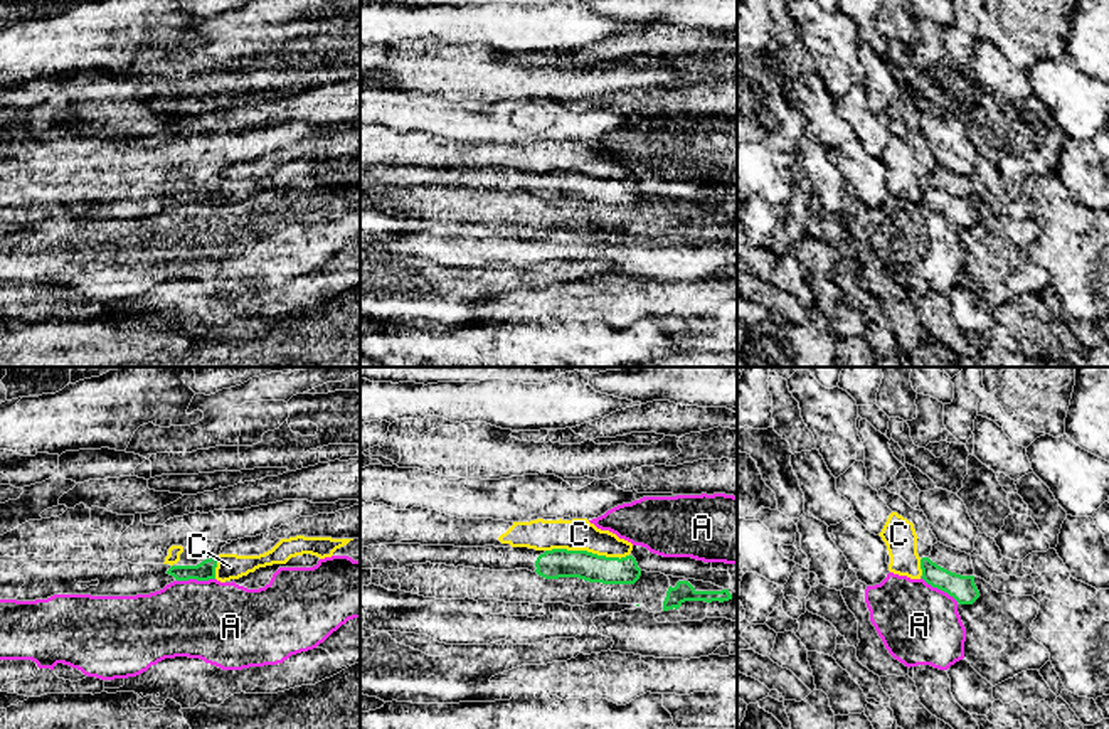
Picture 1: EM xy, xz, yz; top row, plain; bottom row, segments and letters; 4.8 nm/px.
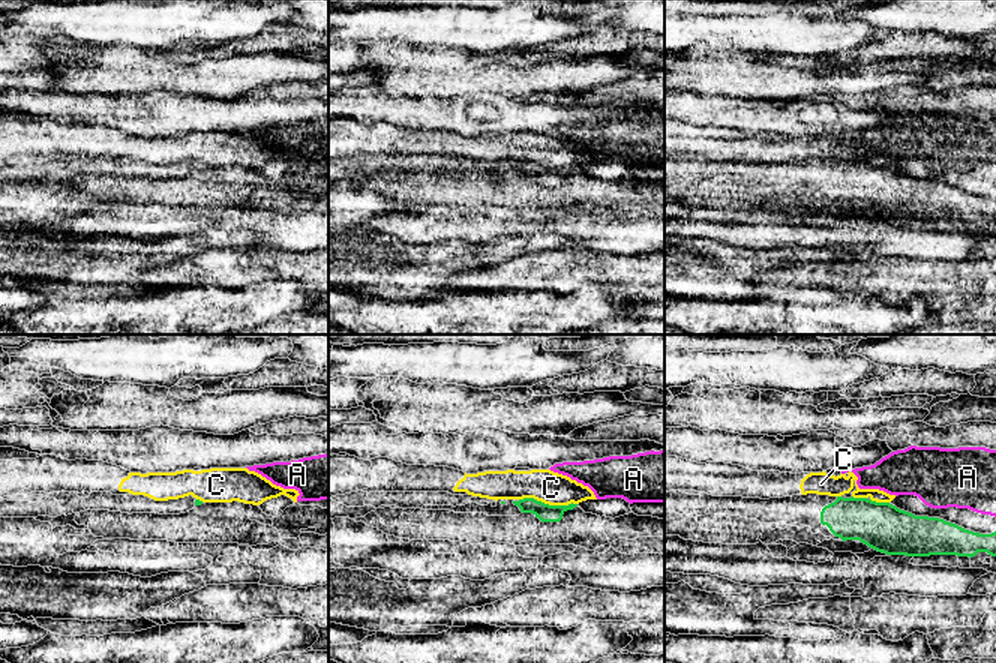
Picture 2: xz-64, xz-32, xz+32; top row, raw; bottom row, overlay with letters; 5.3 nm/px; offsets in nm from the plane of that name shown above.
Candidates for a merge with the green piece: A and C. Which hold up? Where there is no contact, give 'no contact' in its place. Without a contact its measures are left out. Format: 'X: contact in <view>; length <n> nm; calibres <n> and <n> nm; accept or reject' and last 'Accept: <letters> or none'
A: contact in xy; length 180 nm; calibres 90 and 400 nm; reject
C: contact in xz; length 400 nm; calibres 140 and 160 nm; reject
Accept: none

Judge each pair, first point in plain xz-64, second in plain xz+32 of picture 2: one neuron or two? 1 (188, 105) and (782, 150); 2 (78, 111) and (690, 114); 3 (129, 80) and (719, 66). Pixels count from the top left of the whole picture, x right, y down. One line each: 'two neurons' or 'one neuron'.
1: two neurons
2: one neuron
3: one neuron

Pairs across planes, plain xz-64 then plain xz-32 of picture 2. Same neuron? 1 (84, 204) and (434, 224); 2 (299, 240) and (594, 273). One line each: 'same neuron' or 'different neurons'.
1: same neuron
2: different neurons

